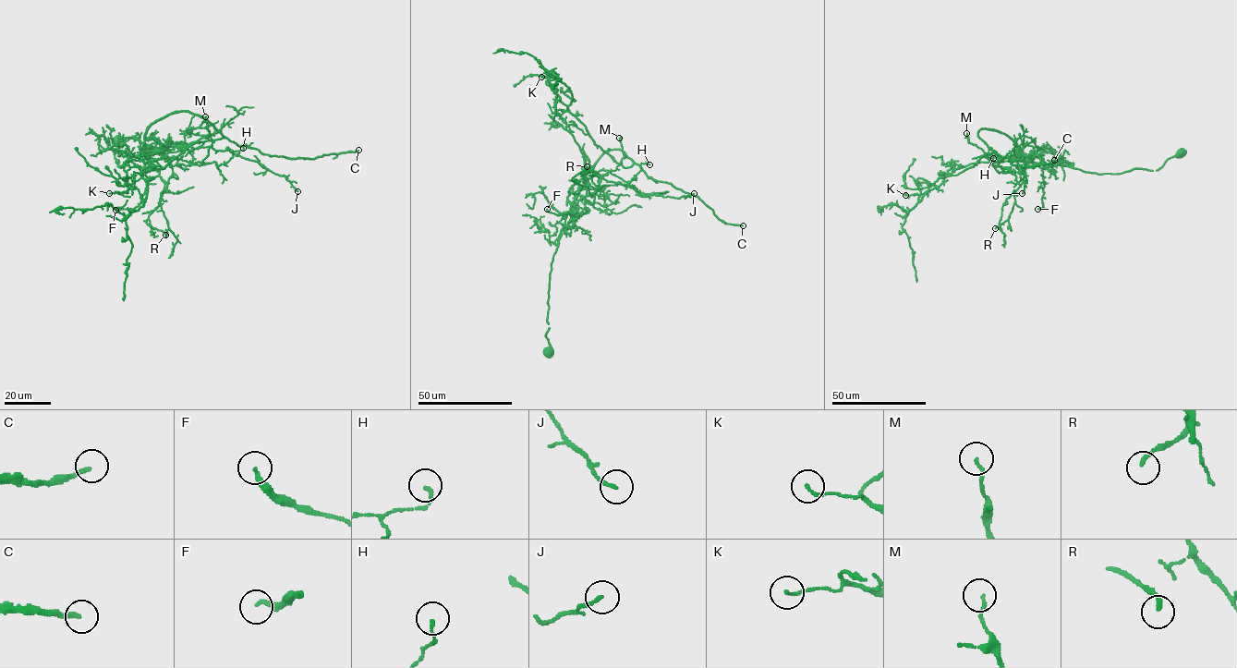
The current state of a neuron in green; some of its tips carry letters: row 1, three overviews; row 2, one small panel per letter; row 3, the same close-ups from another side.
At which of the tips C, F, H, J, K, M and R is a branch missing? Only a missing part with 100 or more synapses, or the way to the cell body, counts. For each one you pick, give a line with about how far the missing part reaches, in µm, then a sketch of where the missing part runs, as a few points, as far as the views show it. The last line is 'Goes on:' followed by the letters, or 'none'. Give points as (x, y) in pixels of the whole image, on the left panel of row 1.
C: about 200 µm are missing
Goes on: C

